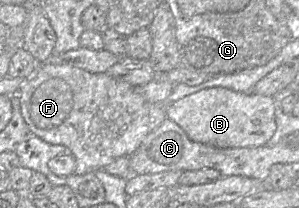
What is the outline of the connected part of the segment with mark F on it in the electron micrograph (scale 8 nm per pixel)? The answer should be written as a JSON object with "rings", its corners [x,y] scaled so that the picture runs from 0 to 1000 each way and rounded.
{"rings":[[[191,298],[134,308],[60,457],[70,548],[97,620],[164,692],[224,707],[254,769],[258,841],[341,813],[395,755],[438,750],[478,668],[559,567],[545,495],[492,486],[431,399],[355,351],[304,351]]]}

